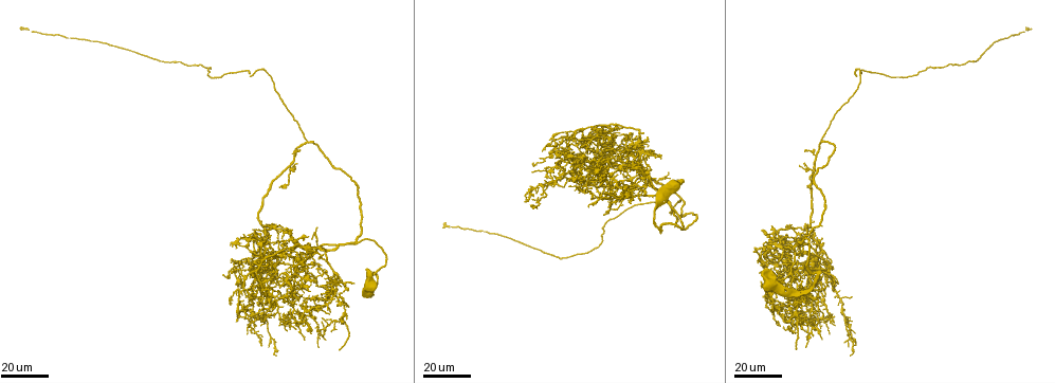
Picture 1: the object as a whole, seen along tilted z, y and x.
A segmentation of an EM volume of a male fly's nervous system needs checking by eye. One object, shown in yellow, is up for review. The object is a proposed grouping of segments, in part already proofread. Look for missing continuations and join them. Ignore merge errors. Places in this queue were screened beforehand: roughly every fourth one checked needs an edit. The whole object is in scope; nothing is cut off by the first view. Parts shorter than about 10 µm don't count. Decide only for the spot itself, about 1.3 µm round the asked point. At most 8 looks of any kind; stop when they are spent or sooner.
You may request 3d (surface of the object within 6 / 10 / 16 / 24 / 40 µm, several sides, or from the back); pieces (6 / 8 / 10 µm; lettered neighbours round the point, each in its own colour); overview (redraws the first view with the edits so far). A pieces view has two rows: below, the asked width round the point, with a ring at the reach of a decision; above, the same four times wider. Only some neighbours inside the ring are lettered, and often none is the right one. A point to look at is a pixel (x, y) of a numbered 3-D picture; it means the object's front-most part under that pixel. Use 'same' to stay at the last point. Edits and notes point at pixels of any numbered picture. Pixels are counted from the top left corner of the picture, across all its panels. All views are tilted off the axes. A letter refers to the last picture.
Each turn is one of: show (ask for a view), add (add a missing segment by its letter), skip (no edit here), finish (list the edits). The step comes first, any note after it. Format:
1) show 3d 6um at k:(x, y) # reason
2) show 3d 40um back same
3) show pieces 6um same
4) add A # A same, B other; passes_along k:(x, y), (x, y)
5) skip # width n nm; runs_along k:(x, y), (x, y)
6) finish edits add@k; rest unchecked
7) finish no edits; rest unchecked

show 3d 40um at 1:(224, 273) # thin end

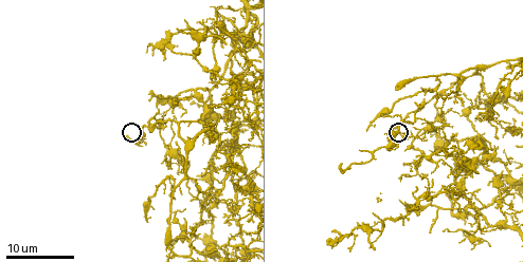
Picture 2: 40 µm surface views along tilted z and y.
show pieces 6um at 2:(126, 135)

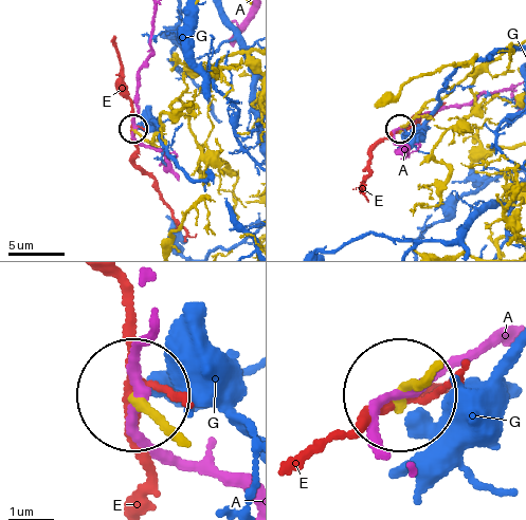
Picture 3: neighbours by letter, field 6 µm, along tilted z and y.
skip # A other, E other, G other; none of them fits

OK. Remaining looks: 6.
show 3d 24um at 1:(760, 229) # an open end

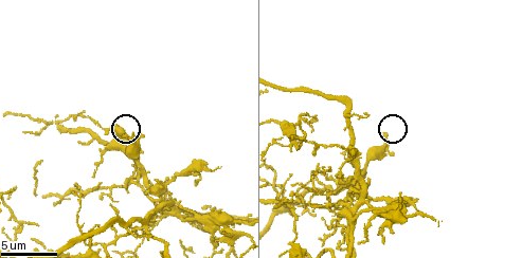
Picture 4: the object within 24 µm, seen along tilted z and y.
show 3d 6um at 4:(123, 136)

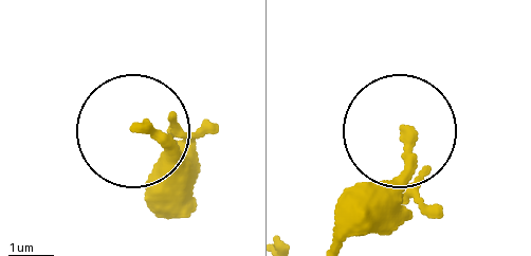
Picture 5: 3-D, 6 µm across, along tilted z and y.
show pieces 8um at 5:(142, 127)

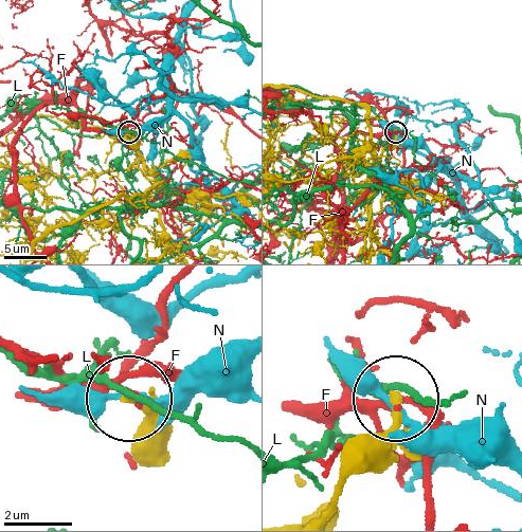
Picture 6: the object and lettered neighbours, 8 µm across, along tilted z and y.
skip # F other, L other, N other; no lettered segment goes on from it

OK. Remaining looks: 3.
show 3d 16um at 2:(176, 104)

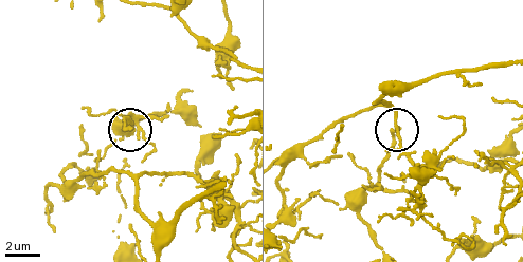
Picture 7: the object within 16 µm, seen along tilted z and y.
show pieces 10um at 7:(129, 128)

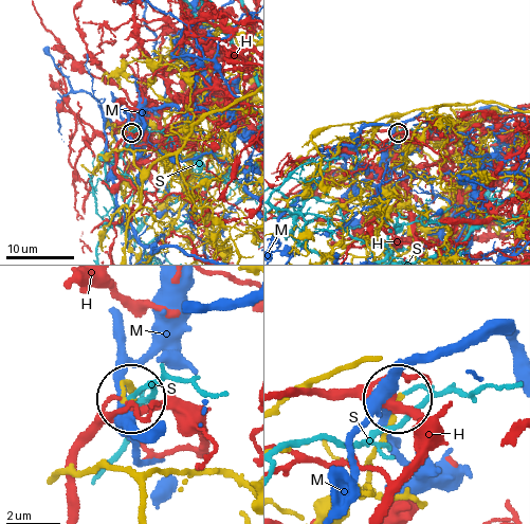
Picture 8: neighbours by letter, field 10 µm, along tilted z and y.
skip # width 180 nm; H other, M other, S other; none of them fits

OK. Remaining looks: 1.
finish no edits; rest unchecked

